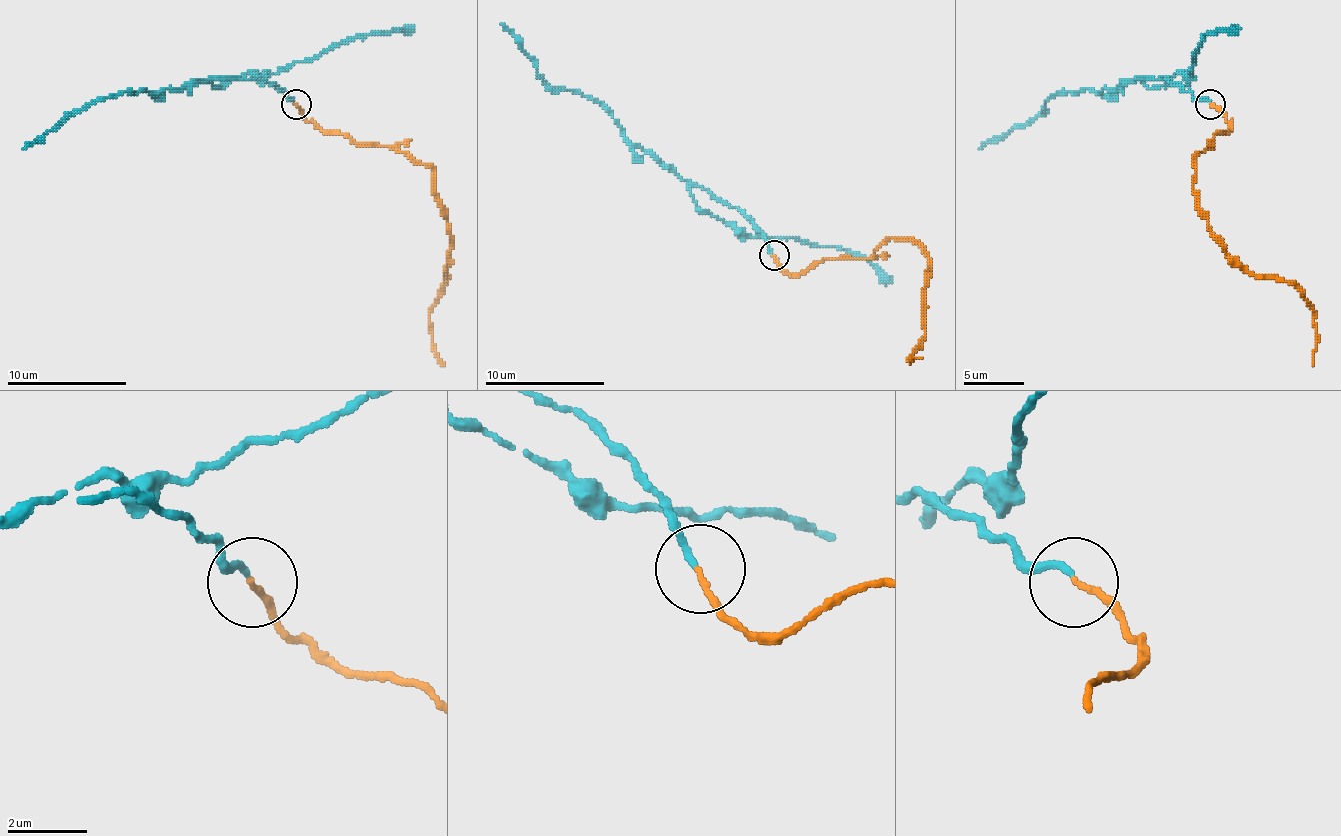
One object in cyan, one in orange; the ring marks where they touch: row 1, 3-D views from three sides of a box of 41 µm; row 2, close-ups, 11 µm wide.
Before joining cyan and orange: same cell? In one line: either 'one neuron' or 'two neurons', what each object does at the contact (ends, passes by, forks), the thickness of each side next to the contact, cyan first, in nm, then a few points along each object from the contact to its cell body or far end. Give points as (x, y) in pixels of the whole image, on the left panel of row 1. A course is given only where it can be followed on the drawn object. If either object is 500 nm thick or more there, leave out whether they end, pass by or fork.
one neuron; cyan ends there; orange ends there; 170 nm thick on the cyan side, 140 nm on the other; cyan runs (293, 104), (287, 95), (257, 76), (203, 79), (158, 91), (122, 91), (77, 110), (23, 149); orange runs (296, 104), (320, 128), (396, 146), (426, 164), (450, 251), (447, 284), (429, 311), (432, 350), (444, 365)

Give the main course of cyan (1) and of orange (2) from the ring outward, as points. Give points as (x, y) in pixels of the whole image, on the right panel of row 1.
1: (1210, 104), (1162, 76), (1135, 79), (1102, 91), (1060, 91), (1045, 104), (1045, 110), (979, 149)
2: (1210, 104), (1228, 128), (1192, 161), (1192, 185), (1207, 230), (1250, 272), (1292, 284), (1313, 311), (1313, 365)

